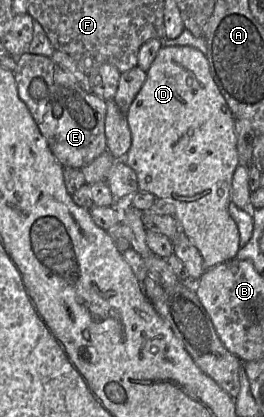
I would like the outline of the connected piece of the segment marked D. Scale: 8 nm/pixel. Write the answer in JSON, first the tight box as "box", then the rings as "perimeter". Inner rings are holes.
{"box":[123,46,240,270],"perimeter":[[[162,46],[125,116],[131,133],[131,146],[123,160],[135,171],[138,190],[173,203],[175,218],[199,250],[205,270],[236,258],[240,235],[228,211],[233,174],[239,165],[236,119],[213,80],[206,55],[191,46]]]}

